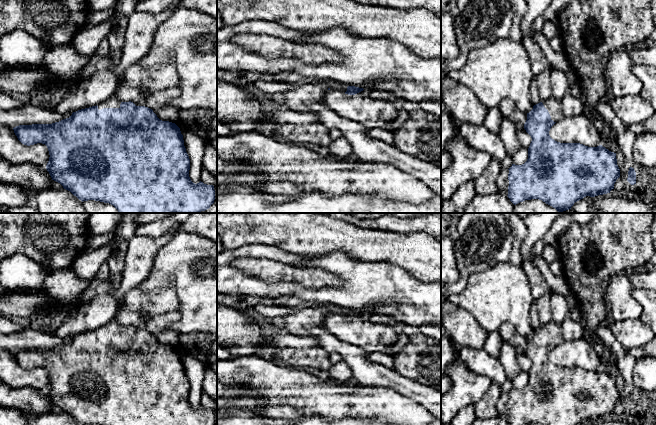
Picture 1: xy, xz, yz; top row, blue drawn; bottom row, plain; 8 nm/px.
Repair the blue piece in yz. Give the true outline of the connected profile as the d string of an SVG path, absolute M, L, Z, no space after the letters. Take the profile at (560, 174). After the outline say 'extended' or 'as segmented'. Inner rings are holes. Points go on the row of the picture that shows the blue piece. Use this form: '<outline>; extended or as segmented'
M554 96L533 106L527 113L524 129L531 136L528 159L522 165L508 169L508 198L516 205L525 200L539 199L555 208L558 213L571 209L575 202L586 196L610 193L620 177L616 153L602 145L588 147L580 143L560 143L549 135L551 127L564 118L561 100Z; extended

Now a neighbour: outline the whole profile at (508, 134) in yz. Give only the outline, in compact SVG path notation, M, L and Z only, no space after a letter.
M503 118L498 136L506 148L507 155L513 156L520 149L516 125L509 119Z

